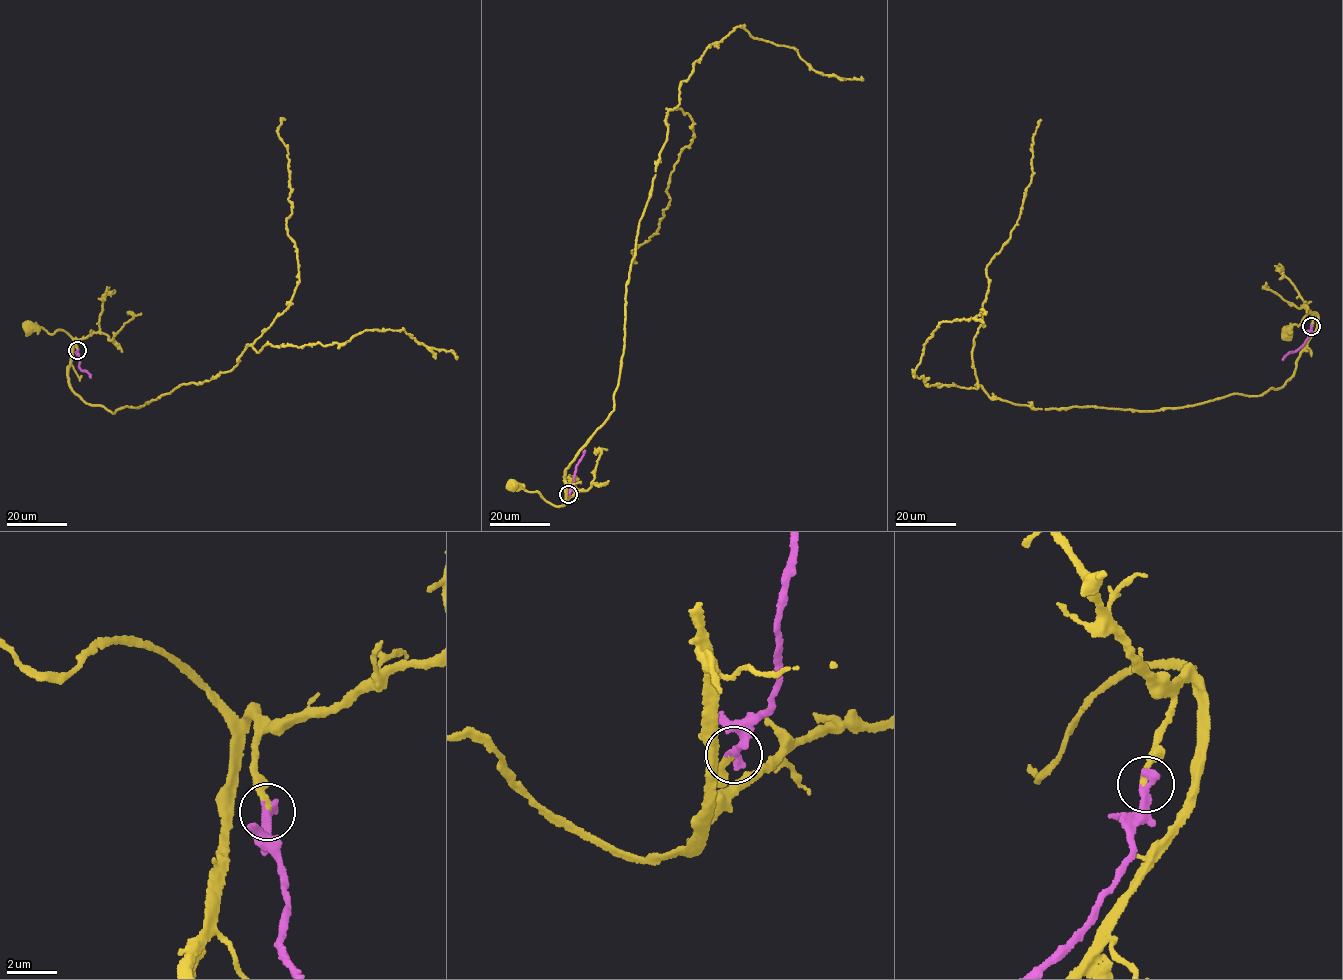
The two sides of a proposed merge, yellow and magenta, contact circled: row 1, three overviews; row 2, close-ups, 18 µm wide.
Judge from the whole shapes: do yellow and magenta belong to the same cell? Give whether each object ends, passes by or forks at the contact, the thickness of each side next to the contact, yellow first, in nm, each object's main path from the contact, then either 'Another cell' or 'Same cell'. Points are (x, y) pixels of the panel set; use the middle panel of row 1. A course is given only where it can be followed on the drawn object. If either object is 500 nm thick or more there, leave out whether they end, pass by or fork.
At the ring yellow ends. At the ring magenta ends. Thickness 240 nm (yellow) against 440 nm. Course of yellow: (568, 493), (563, 504), (558, 506), (545, 500), (539, 493), (512, 485). Course of magenta: (568, 493), (585, 450). Same cell

